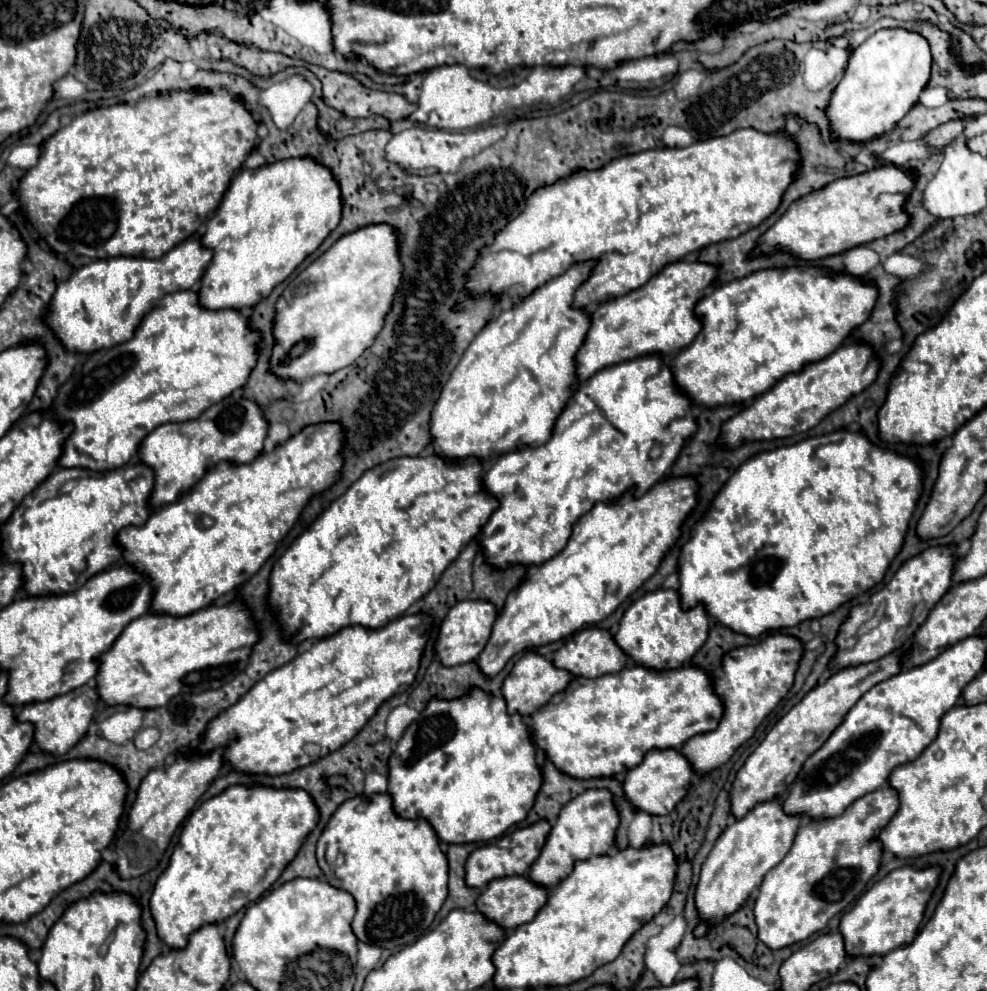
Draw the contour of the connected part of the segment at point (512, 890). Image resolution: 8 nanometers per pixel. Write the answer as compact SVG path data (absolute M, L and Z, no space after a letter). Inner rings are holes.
M508 876L508 878L498 878L492 880L478 896L476 908L478 912L486 918L496 922L504 930L514 930L520 924L526 924L536 916L536 912L544 906L544 900L548 900L548 890L542 886L536 886L530 882L526 876Z

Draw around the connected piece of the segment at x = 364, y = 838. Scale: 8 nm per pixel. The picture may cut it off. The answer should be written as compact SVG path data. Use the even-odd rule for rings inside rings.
M362 794L346 800L334 812L320 838L326 848L318 848L318 864L324 870L326 880L332 886L350 892L356 900L352 930L360 942L392 950L412 944L424 934L424 930L430 928L436 912L448 896L448 860L444 860L436 832L424 818L404 820L396 816L392 812L392 798L388 794ZM338 852L344 854L344 866L332 868L334 854Z

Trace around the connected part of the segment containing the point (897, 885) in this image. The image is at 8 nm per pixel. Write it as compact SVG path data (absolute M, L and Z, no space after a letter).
M910 866L890 872L886 878L878 880L870 890L866 890L852 910L840 918L838 932L844 938L844 950L848 956L884 956L896 948L912 944L918 926L924 916L926 902L930 900L934 888L938 886L940 868L932 866L926 870L914 870Z

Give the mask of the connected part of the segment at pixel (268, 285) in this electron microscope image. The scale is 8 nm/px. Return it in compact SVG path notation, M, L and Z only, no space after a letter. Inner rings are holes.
M290 158L256 170L236 172L216 208L214 218L206 222L206 232L200 238L200 244L212 250L212 260L198 288L200 306L206 310L244 310L256 306L324 242L338 222L340 188L336 188L336 180L332 180L332 172L328 172L326 166L320 168L320 164L312 164L308 158Z

